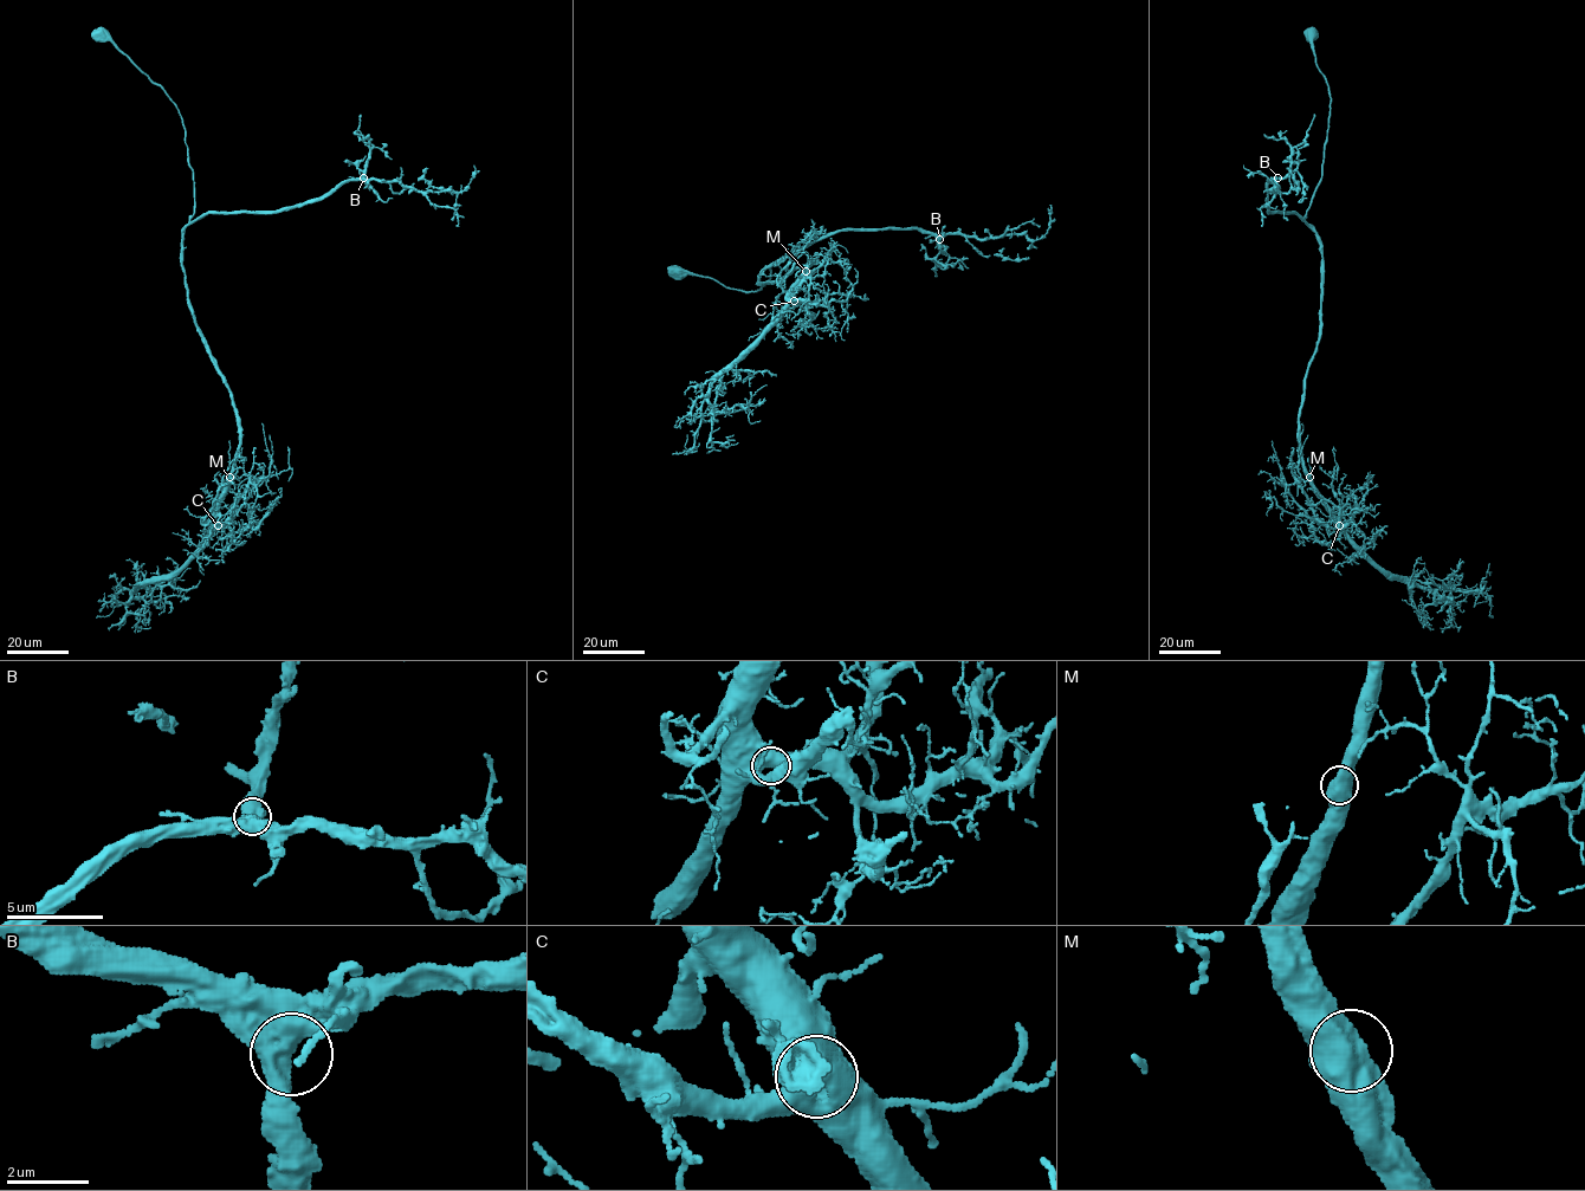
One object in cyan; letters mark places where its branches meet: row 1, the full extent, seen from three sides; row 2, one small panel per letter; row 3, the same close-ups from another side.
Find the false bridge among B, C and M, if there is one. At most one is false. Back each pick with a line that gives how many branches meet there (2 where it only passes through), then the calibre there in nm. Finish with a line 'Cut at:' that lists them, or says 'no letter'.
Cut at: no letter

